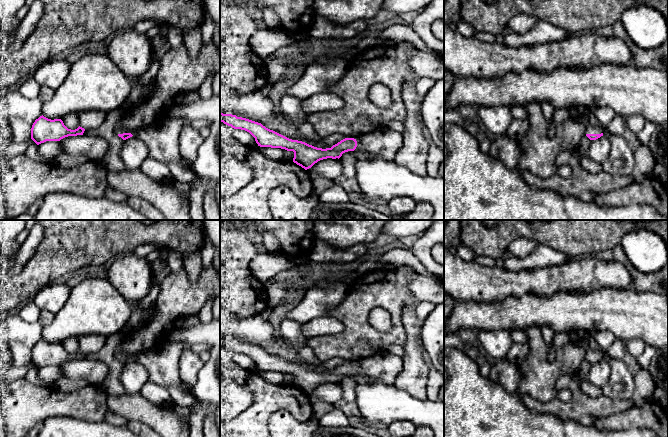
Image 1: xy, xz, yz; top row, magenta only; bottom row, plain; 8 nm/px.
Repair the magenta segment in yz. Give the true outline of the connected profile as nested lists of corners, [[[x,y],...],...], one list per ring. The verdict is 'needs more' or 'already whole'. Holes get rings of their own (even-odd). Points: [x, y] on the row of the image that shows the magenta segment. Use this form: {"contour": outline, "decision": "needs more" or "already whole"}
{"contour": [[[588,124],[586,127],[586,136],[590,140],[596,140],[600,138],[601,136],[603,136],[603,133],[598,127]]], "decision": "needs more"}

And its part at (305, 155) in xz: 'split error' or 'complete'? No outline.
split error

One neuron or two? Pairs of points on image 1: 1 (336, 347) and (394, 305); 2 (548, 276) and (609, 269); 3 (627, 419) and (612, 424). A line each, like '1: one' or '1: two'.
1: one
2: one
3: one

